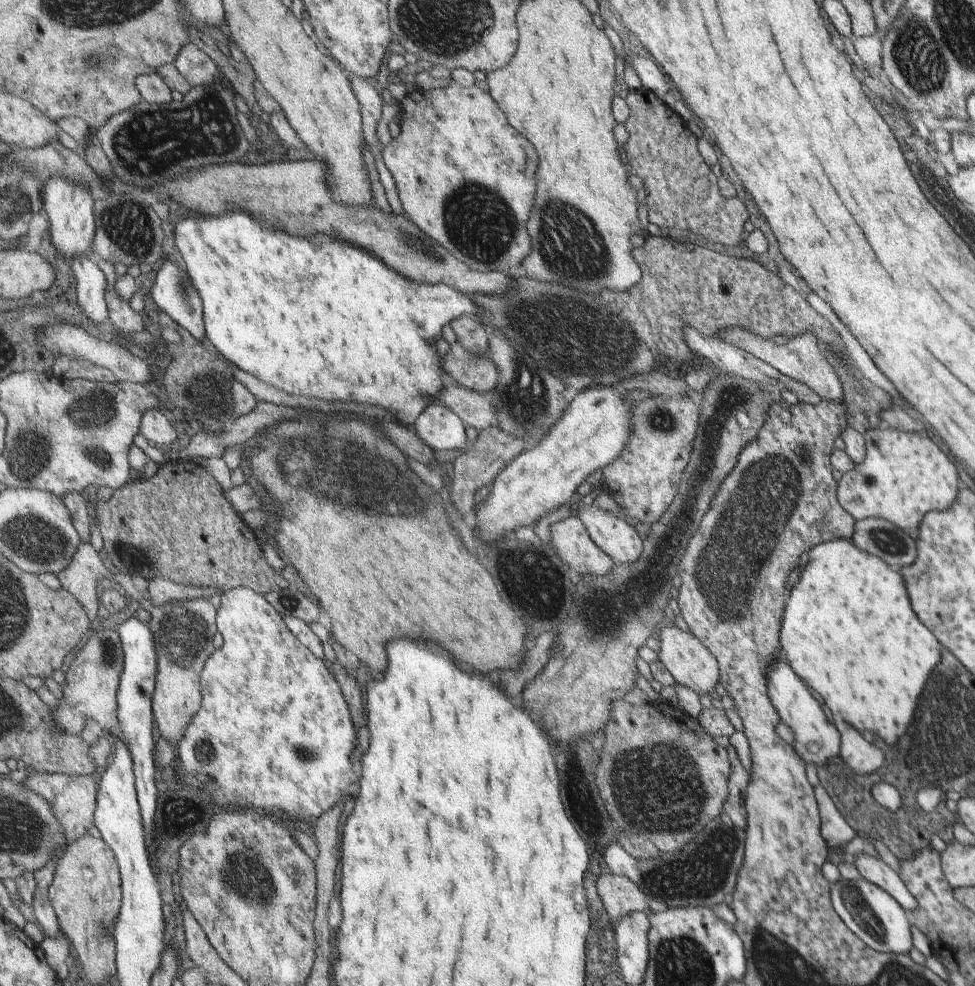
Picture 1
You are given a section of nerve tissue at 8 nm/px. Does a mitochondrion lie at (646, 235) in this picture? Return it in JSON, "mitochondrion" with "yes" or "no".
{"mitochondrion":"no"}

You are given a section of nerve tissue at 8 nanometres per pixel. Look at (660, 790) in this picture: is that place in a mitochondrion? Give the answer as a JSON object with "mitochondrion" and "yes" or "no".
{"mitochondrion":"yes"}

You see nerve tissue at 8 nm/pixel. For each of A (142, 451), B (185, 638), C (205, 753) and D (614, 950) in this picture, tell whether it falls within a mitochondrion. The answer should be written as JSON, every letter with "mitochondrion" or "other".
{"A":"other","B":"mitochondrion","C":"mitochondrion","D":"other"}

